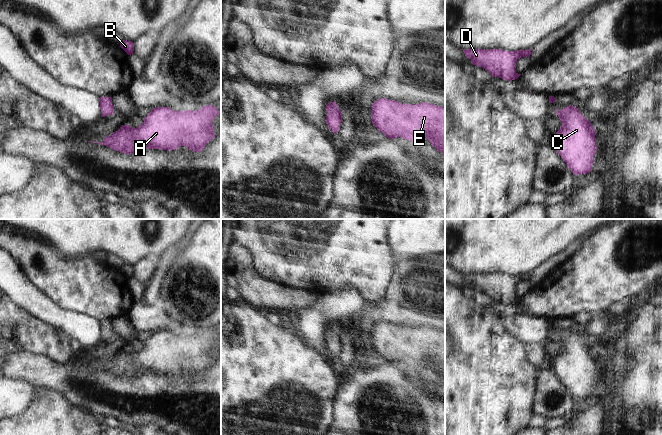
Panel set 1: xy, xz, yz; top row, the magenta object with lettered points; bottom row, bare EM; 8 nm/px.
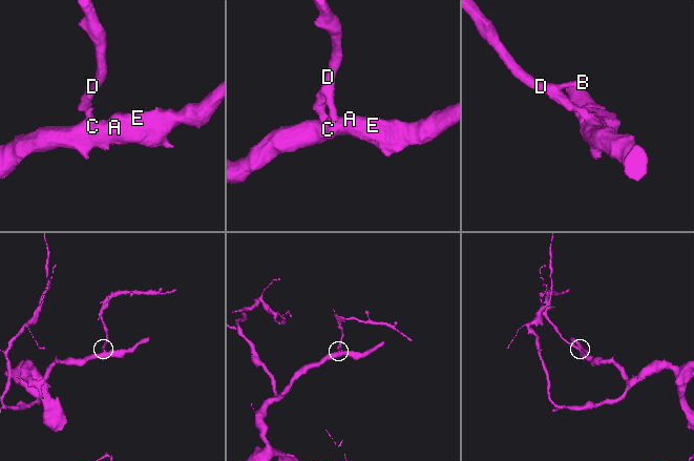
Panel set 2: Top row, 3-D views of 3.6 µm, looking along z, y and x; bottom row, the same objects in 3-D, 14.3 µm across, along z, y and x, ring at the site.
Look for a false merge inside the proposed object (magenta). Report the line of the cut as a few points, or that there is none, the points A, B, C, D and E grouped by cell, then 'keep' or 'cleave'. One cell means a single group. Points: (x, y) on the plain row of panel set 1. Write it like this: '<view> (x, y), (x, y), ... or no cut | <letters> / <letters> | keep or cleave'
no cut | A B C D E | keep

